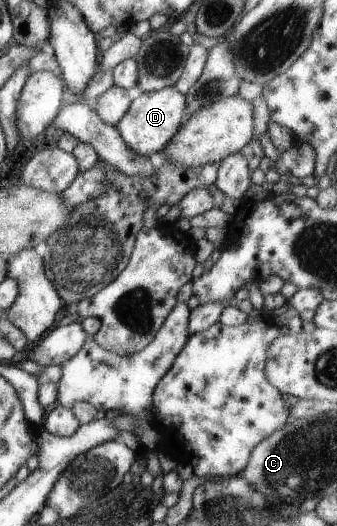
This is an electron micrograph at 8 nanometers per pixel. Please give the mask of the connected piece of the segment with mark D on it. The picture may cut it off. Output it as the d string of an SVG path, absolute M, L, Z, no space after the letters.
M172 85L158 91L139 93L139 96L130 102L128 110L115 125L117 134L122 138L124 146L148 158L151 154L164 150L170 138L184 124L184 106L186 106L184 95L176 92Z

